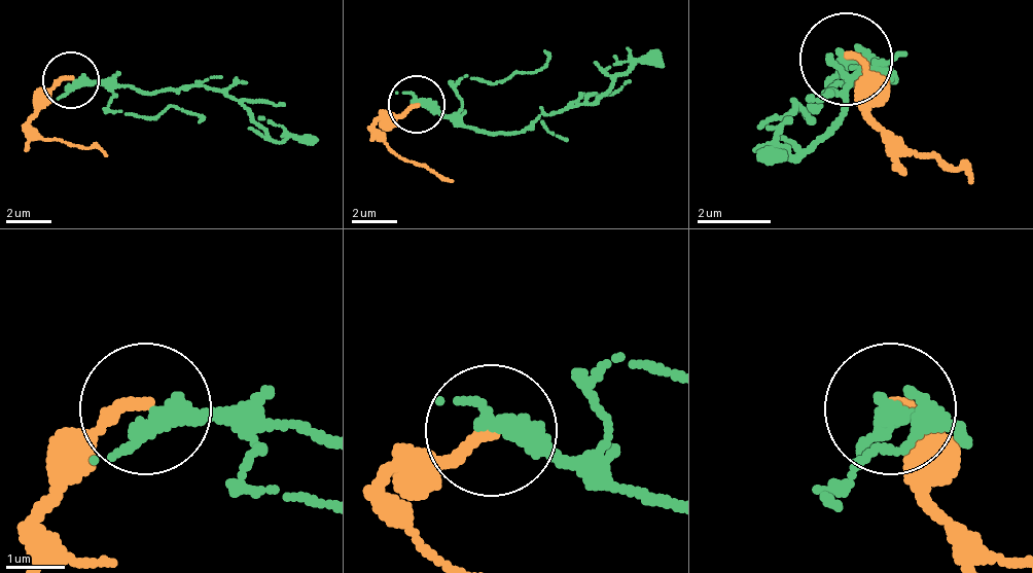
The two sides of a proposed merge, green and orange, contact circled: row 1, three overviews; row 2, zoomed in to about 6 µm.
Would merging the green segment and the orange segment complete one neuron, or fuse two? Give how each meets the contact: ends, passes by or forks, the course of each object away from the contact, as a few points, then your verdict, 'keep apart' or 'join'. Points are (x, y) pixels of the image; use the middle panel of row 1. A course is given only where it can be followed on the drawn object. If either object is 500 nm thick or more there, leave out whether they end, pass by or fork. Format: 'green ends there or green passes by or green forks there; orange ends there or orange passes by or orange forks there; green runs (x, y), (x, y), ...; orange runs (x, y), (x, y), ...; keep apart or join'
green passes by; orange ends there; green runs (418, 102), (458, 114), (481, 131), (526, 131), (663, 51); orange runs (418, 102), (395, 114), (378, 137), (452, 182); keep apart

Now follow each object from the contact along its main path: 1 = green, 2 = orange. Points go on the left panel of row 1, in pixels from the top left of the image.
1: (72, 81), (112, 81), (135, 93), (180, 93), (214, 86), (272, 138), (317, 144)
2: (72, 81), (49, 93), (32, 127), (106, 155)

